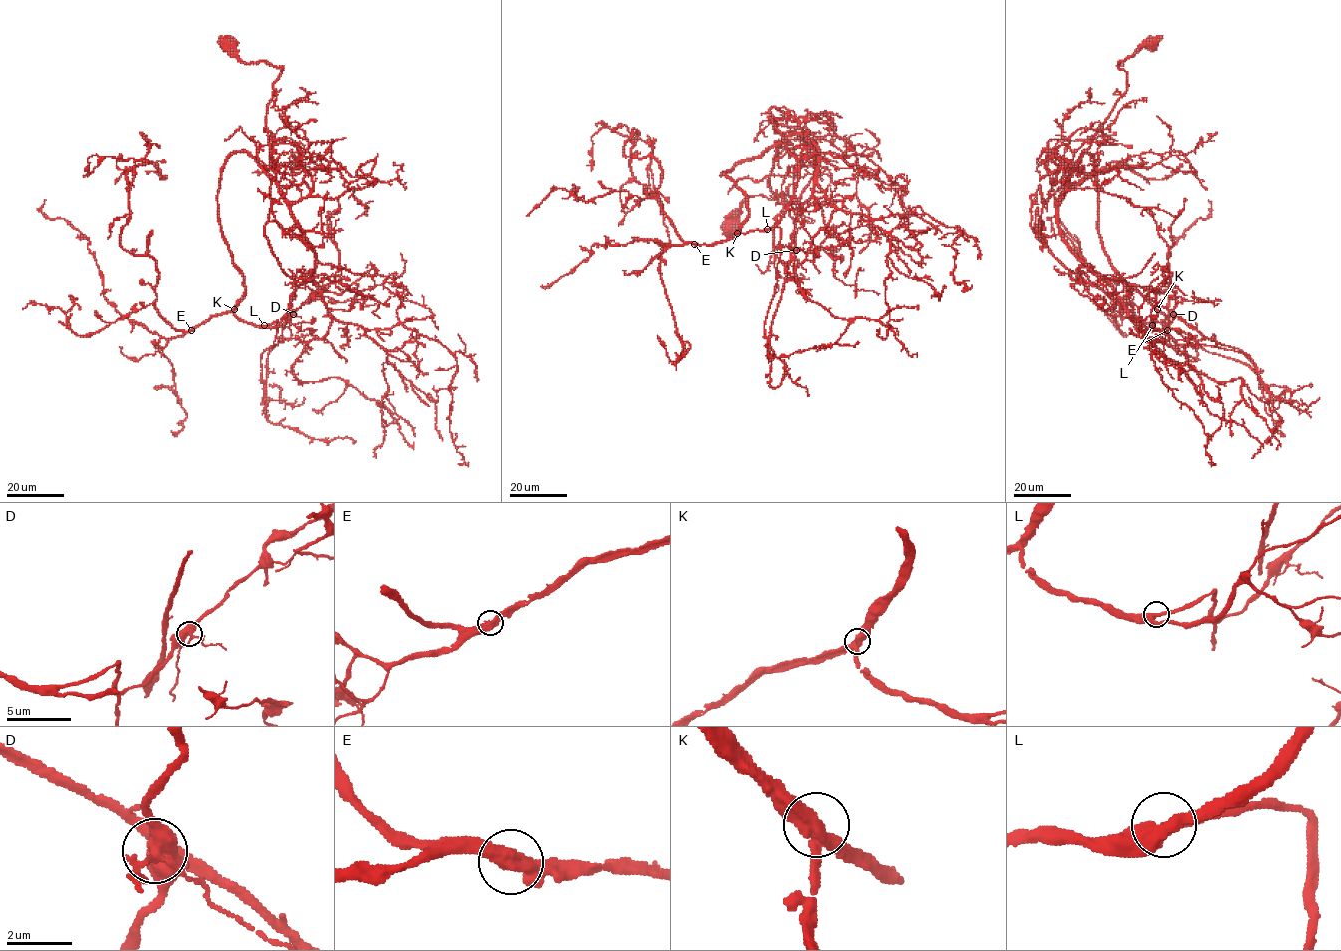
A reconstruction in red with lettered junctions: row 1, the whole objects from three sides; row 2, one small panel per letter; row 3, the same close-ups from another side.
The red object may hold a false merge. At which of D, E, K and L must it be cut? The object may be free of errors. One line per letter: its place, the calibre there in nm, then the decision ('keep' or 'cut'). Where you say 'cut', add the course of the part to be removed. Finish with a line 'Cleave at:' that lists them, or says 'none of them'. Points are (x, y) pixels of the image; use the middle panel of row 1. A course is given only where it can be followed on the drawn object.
D: at (796, 250); 480 nm thick; keep
E: at (694, 244); 460 nm thick; keep
K: at (737, 233); 440 nm thick; keep
L: at (767, 229); 360 nm thick; keep
Cleave at: none of them

